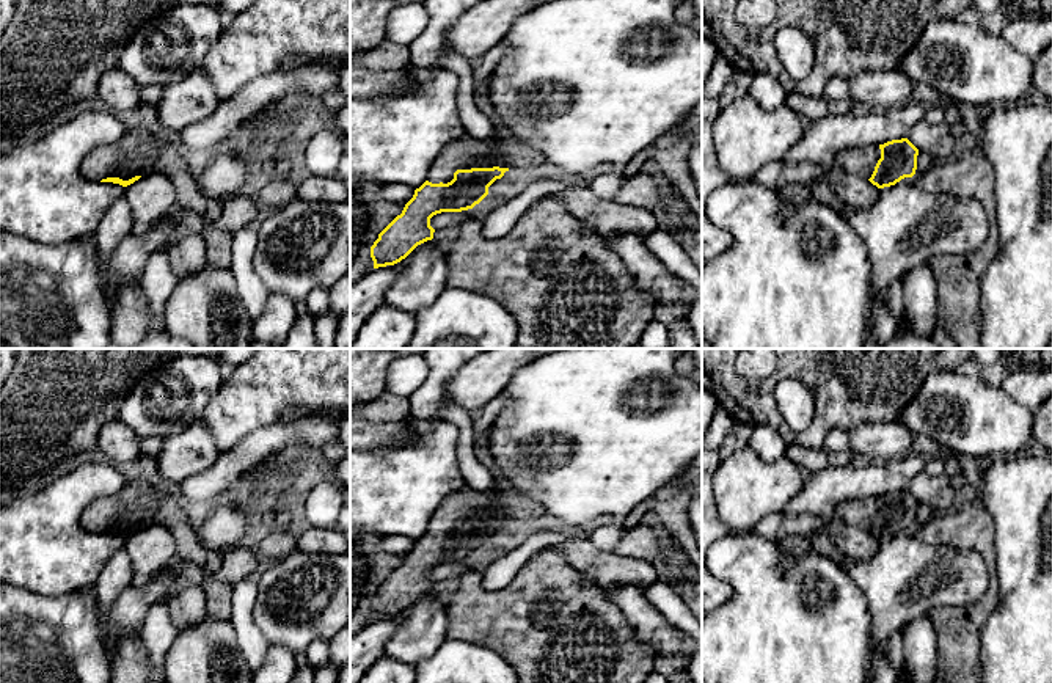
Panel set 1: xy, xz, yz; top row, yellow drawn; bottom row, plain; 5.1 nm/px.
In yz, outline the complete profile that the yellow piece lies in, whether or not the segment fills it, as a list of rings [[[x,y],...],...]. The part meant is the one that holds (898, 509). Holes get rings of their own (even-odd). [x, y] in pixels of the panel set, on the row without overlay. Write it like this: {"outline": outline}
{"outline": [[[901,490],[879,498],[849,499],[837,510],[846,524],[884,540],[904,529],[912,529],[917,521],[917,507],[919,501],[908,490]]]}

